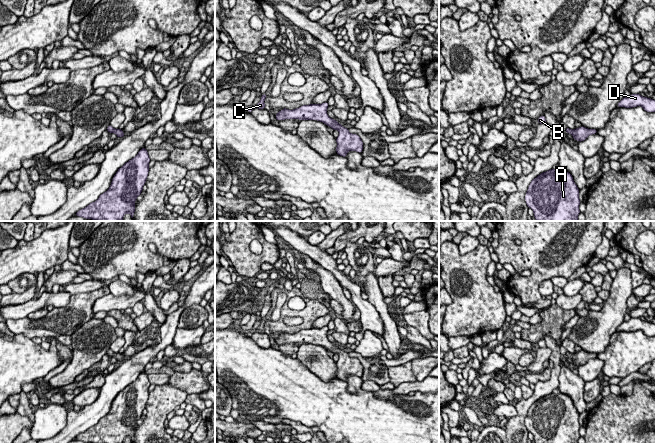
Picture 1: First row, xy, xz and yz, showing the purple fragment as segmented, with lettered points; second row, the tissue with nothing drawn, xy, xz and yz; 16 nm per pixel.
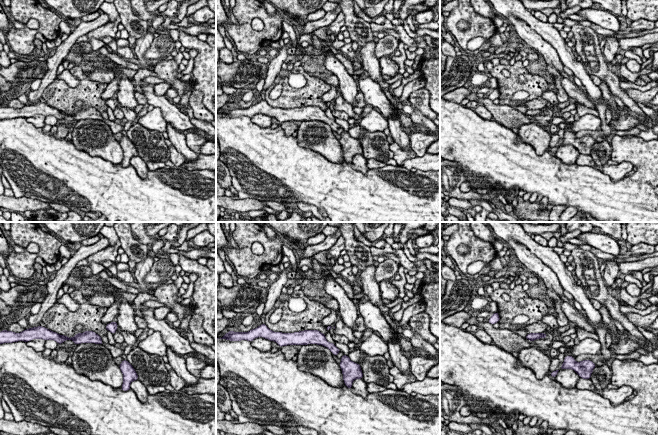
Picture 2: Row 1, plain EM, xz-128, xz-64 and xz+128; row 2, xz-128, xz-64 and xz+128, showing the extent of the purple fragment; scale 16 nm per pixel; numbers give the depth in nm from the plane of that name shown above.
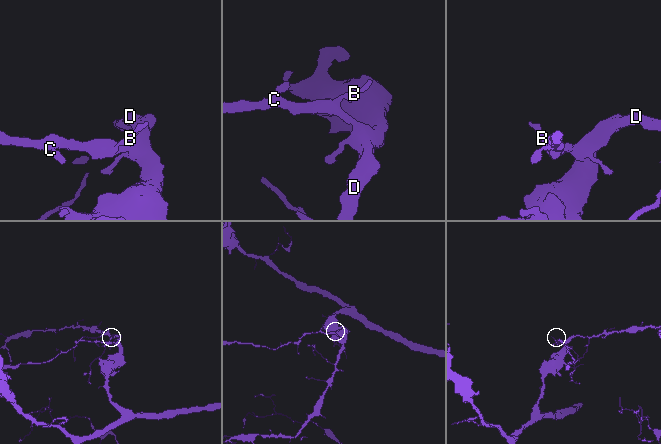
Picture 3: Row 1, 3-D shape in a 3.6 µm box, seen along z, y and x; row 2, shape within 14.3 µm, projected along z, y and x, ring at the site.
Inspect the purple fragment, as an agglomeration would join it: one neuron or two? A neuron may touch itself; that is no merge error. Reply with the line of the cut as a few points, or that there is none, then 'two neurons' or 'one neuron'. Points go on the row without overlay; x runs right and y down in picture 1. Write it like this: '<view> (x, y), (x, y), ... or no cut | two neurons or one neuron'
no cut | one neuron

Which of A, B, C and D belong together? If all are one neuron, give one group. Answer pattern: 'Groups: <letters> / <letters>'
Groups: A B C D

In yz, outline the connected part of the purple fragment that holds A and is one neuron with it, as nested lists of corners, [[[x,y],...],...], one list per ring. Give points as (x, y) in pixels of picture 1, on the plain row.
[[[552,392],[531,405],[525,424],[535,443],[578,443],[579,415],[569,396]]]

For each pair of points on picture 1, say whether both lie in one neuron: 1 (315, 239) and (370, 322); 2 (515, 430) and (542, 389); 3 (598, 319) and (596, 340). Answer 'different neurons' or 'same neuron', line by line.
1: different neurons
2: same neuron
3: same neuron

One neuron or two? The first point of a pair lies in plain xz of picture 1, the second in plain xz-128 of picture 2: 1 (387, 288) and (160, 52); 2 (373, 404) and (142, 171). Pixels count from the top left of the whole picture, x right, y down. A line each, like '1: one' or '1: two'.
1: two
2: two

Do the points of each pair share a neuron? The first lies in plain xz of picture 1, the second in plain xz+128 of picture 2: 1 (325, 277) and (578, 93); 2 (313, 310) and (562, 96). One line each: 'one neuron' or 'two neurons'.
1: two neurons
2: two neurons

